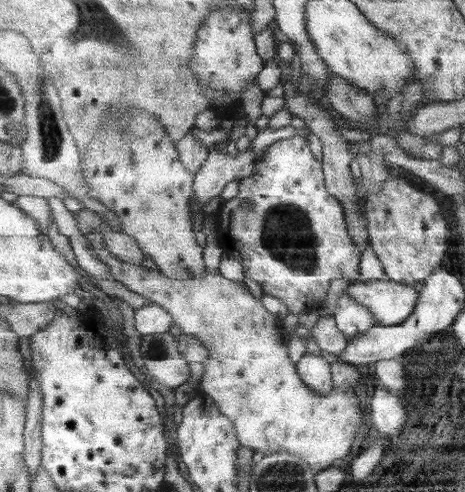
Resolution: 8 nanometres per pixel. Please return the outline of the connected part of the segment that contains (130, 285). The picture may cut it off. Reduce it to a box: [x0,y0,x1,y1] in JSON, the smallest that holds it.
[87,234,365,472]

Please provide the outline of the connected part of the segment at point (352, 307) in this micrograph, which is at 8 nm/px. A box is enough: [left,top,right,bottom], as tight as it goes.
[333,291,376,340]

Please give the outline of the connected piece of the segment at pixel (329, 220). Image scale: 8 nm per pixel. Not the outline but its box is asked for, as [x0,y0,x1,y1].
[216,135,362,313]

